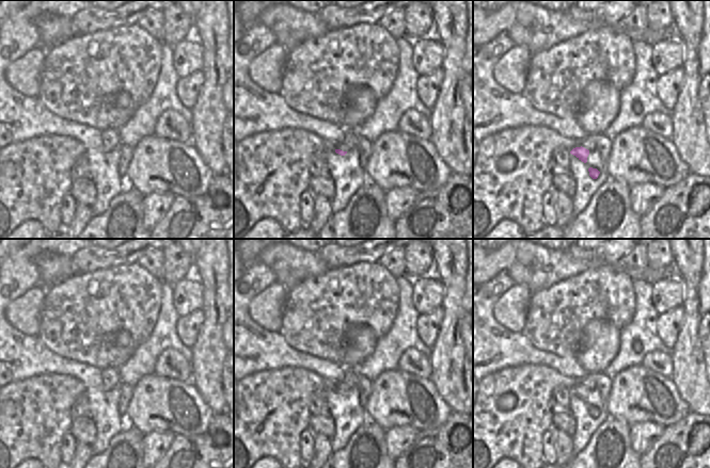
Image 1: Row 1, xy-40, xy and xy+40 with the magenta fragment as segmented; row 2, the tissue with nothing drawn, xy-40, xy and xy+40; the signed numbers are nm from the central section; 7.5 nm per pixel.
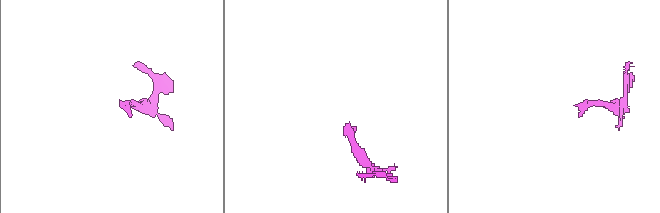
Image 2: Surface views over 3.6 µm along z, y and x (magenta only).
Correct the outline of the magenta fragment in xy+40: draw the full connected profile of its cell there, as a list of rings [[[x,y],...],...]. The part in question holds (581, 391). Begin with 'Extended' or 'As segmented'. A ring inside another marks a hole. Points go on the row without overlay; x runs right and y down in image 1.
Extended. [[[587,374],[586,376],[583,377],[582,385],[573,387],[570,390],[570,392],[575,394],[582,401],[586,402],[589,391],[595,388],[596,388],[596,383],[591,378],[591,376]]]

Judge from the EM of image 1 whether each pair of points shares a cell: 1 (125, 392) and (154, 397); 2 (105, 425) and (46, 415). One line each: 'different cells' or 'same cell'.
1: different cells
2: different cells

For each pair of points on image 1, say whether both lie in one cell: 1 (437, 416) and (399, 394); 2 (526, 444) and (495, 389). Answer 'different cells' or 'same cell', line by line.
1: same cell
2: same cell

